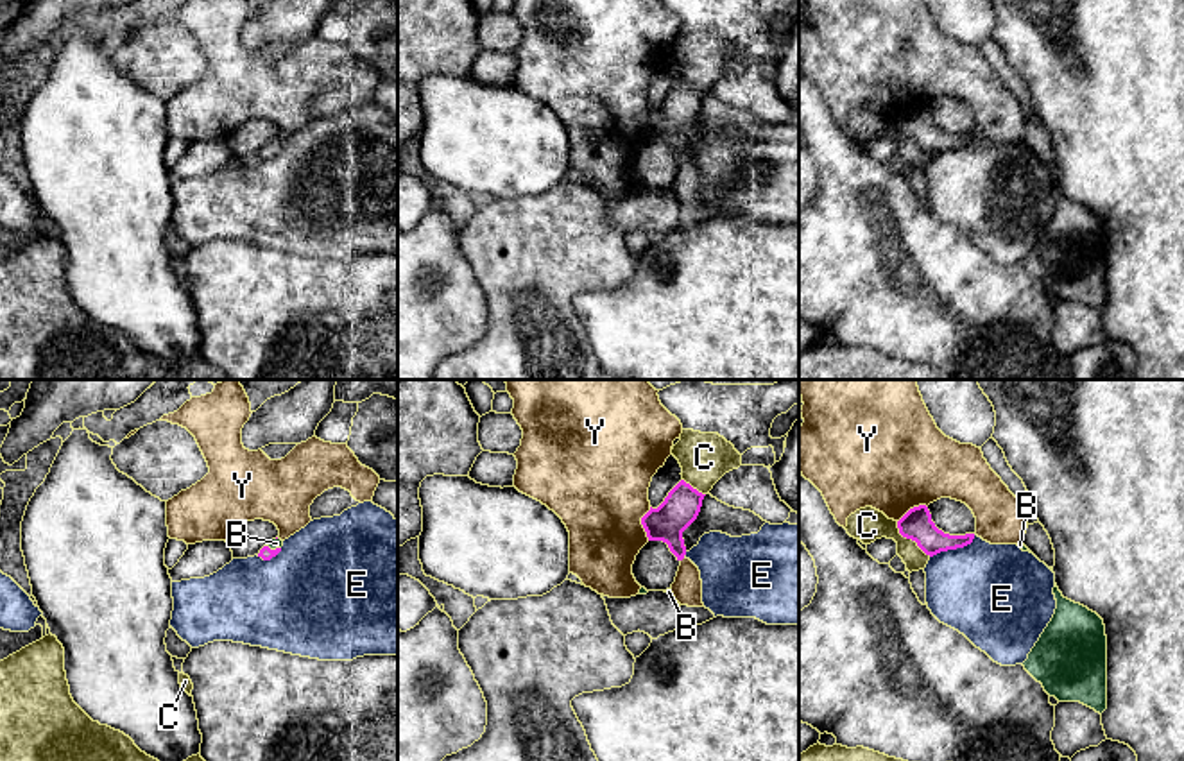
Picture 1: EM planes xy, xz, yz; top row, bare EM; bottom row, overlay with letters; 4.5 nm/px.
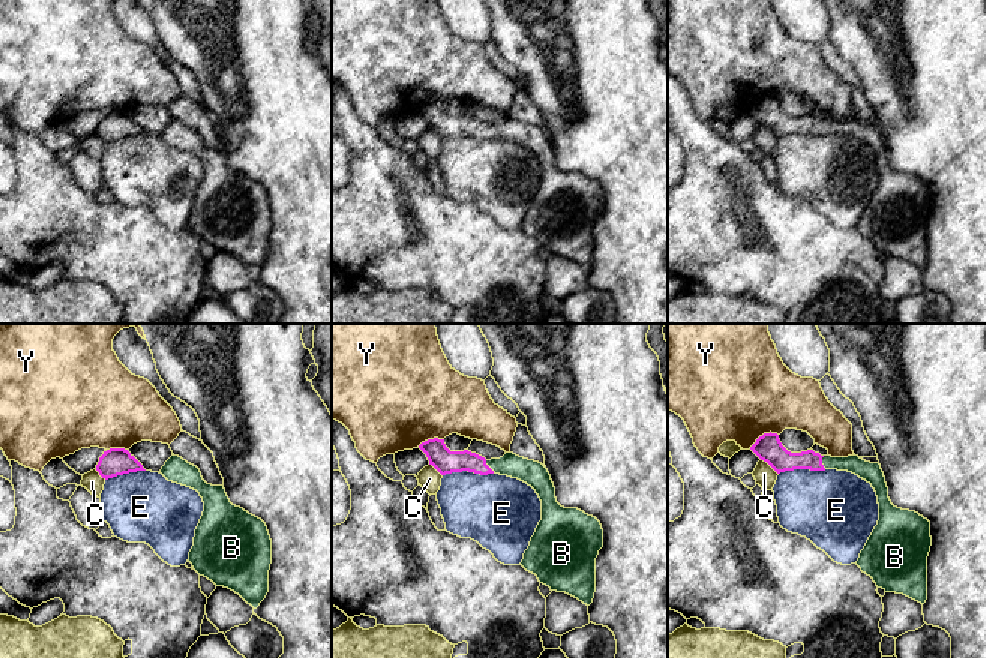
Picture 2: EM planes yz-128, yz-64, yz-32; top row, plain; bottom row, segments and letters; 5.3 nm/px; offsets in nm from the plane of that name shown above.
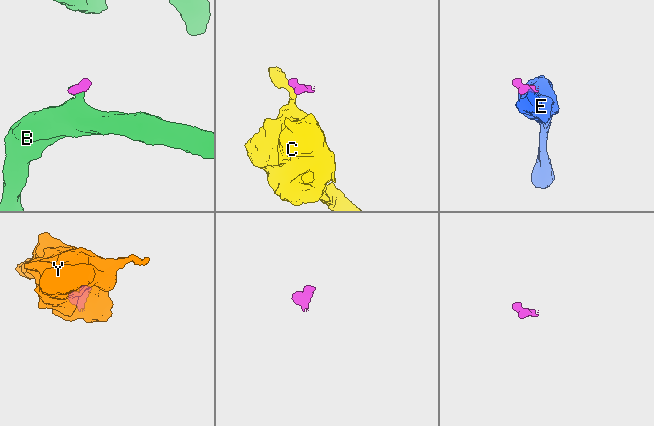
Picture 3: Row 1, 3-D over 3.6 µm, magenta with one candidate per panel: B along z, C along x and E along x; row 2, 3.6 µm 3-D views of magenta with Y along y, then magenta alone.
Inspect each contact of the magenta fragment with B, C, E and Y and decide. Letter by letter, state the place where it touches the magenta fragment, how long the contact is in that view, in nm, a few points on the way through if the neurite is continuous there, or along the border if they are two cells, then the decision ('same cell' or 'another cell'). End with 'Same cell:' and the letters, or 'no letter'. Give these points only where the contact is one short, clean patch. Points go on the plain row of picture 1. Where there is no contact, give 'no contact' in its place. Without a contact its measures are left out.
B: meets magenta in xy at (276, 147); contact 70 nm long; runs through xy (265, 151), (276, 147), (276, 142); same cell
C: meets magenta in yz at (910, 136); contact 220 nm long; border along yz (896, 120), (898, 129), (930, 154); another cell
E: meets magenta in yz at (953, 147); contact 240 nm long; border along yz (975, 133), (969, 142), (941, 149), (930, 156); another cell
Y: meets magenta in xz at (642, 122); contact 150 nm long; border along xz (651, 106), (642, 117), (647, 138); another cell
Same cell: B

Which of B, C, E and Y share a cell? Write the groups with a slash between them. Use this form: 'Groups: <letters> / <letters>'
Groups: B / C / E / Y

